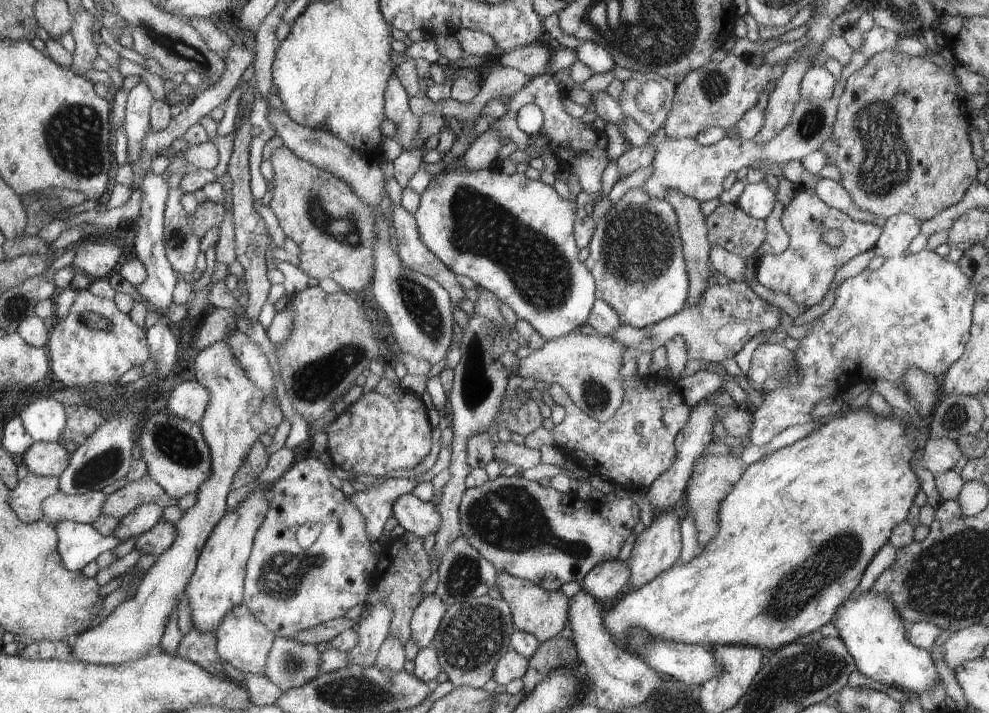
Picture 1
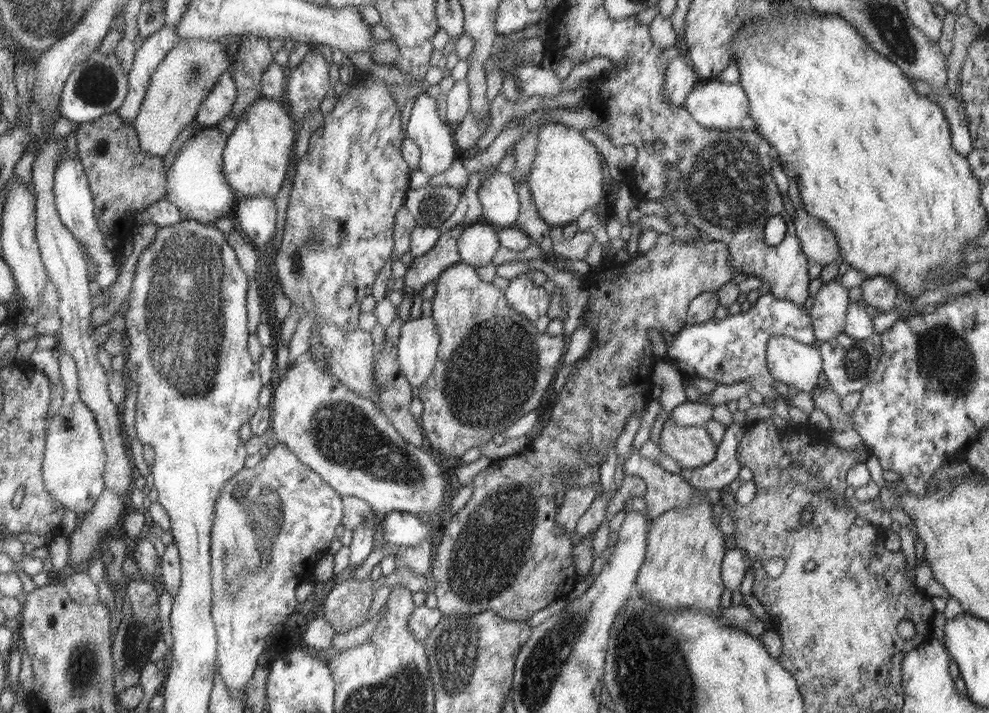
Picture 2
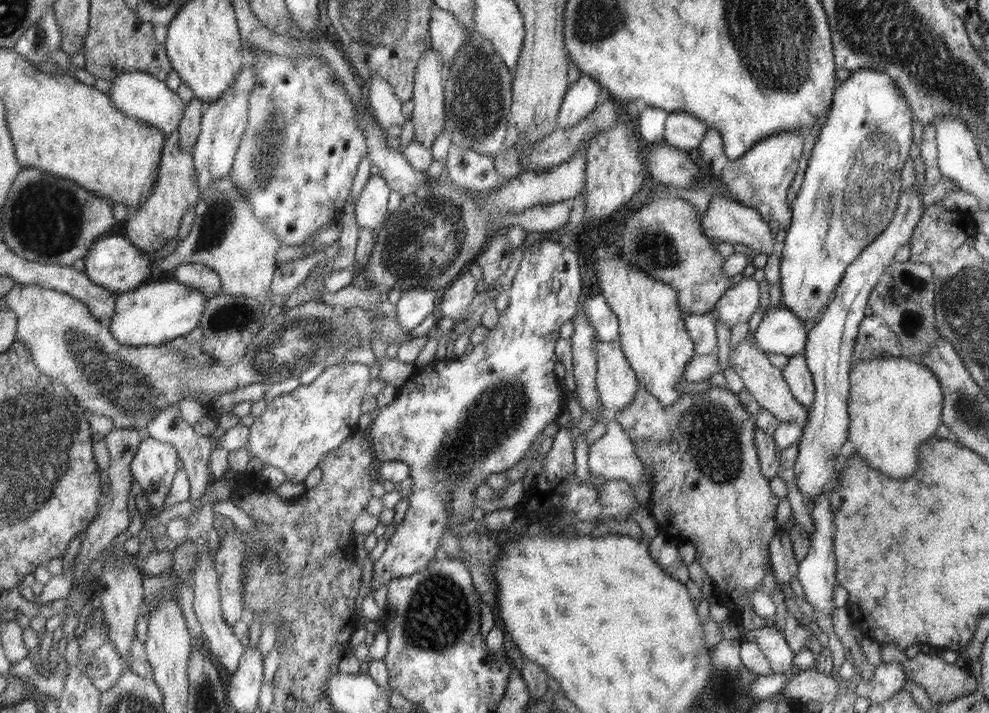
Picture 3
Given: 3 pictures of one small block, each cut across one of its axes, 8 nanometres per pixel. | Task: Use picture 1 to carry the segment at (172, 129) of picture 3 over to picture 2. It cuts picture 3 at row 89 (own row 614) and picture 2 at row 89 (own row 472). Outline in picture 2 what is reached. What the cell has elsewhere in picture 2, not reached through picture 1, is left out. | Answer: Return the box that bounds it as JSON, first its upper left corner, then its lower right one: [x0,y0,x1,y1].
[196,72,238,128]

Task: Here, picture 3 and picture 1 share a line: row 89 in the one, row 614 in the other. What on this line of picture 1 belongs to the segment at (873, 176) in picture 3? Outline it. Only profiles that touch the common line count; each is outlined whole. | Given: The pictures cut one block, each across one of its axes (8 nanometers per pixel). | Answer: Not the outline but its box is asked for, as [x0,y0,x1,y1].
[834,589,940,696]

